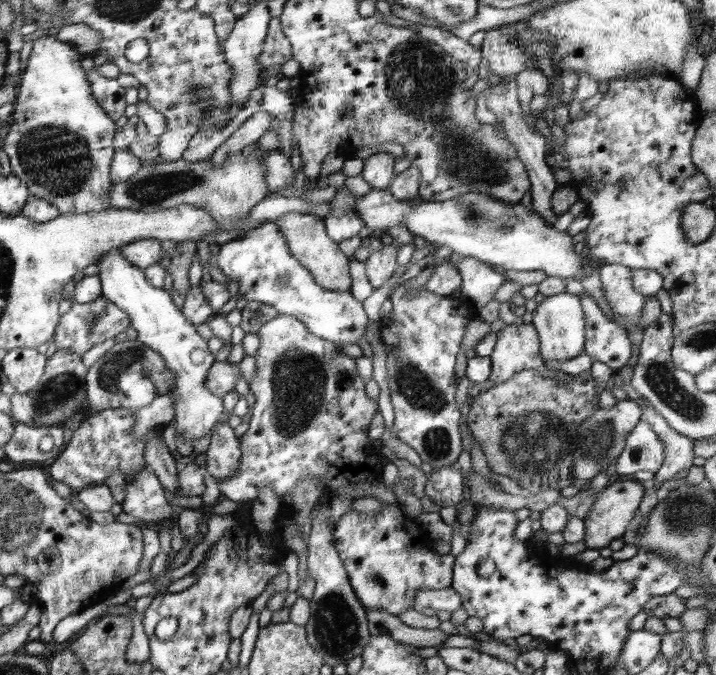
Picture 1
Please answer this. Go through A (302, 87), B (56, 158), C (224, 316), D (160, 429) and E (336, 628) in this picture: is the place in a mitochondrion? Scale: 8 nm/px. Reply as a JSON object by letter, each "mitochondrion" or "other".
{"A":"other","B":"mitochondrion","C":"other","D":"other","E":"mitochondrion"}

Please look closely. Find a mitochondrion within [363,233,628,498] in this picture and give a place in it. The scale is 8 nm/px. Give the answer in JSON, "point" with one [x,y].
{"point":[528,451]}

